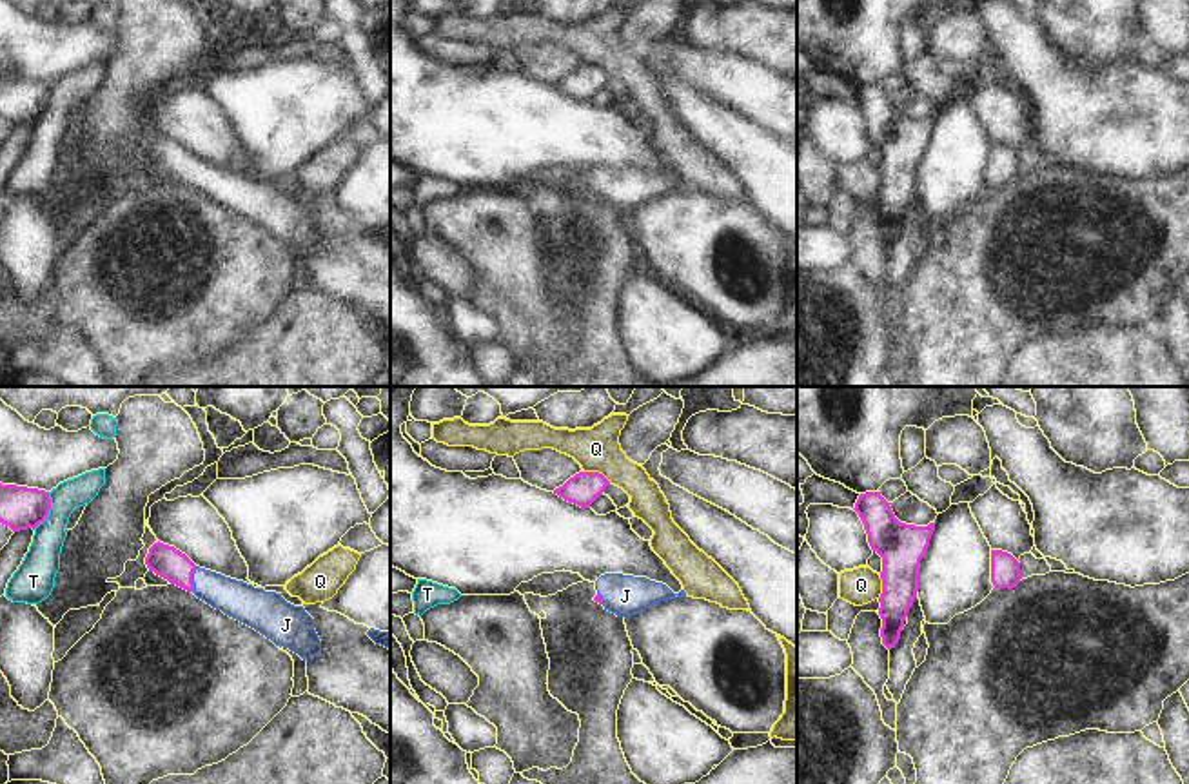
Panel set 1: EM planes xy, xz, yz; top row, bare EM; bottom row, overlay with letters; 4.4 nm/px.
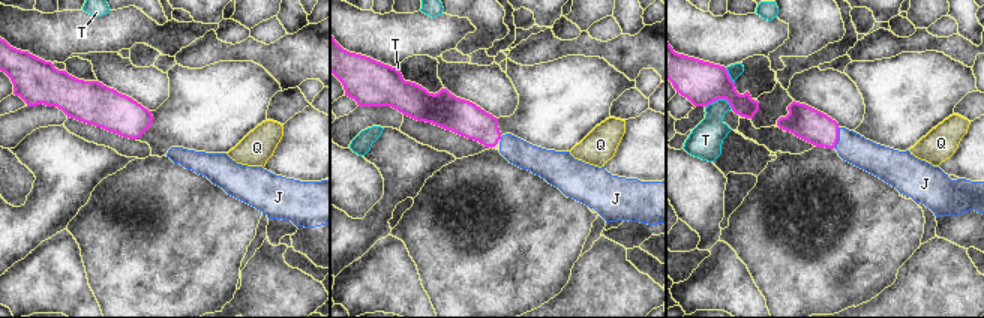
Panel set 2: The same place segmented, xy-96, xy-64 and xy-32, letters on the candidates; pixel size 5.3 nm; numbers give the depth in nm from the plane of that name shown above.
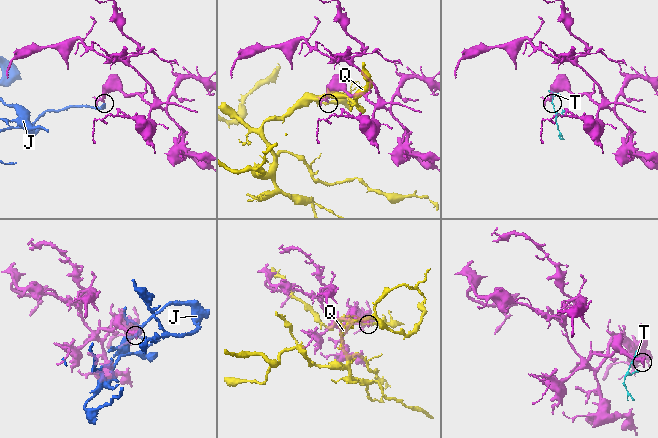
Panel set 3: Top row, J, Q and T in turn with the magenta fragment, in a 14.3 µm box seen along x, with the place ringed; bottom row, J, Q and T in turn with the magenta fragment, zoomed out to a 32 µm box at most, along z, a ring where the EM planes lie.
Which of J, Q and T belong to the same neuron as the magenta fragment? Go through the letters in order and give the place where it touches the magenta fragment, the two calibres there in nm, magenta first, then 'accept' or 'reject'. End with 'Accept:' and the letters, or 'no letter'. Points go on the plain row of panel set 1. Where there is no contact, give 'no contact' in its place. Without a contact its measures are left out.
J: contact xy (191, 173); calibres 140 and 170 nm; accept
Q: contact xz (598, 66); calibres 140 and 200 nm; reject
T: contact xy (48, 106); calibres 190 and 160 nm; reject
Accept: J

